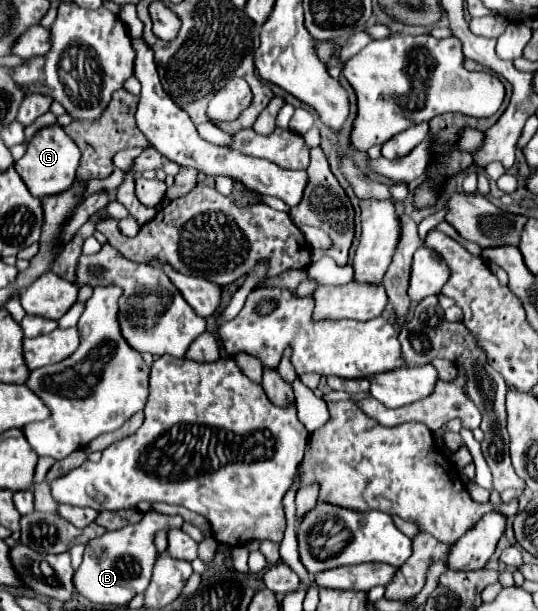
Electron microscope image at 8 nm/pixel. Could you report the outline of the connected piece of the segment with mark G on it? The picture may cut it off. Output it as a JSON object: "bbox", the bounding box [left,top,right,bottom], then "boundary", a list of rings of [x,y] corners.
{"bbox":[16,124,82,198],"boundary":[[[54,124],[38,130],[36,136],[28,142],[26,154],[16,162],[16,172],[22,176],[32,196],[46,198],[72,188],[76,178],[76,168],[80,166],[80,156],[82,154],[78,146],[72,142],[72,138],[68,138],[68,134],[58,124]]]}

